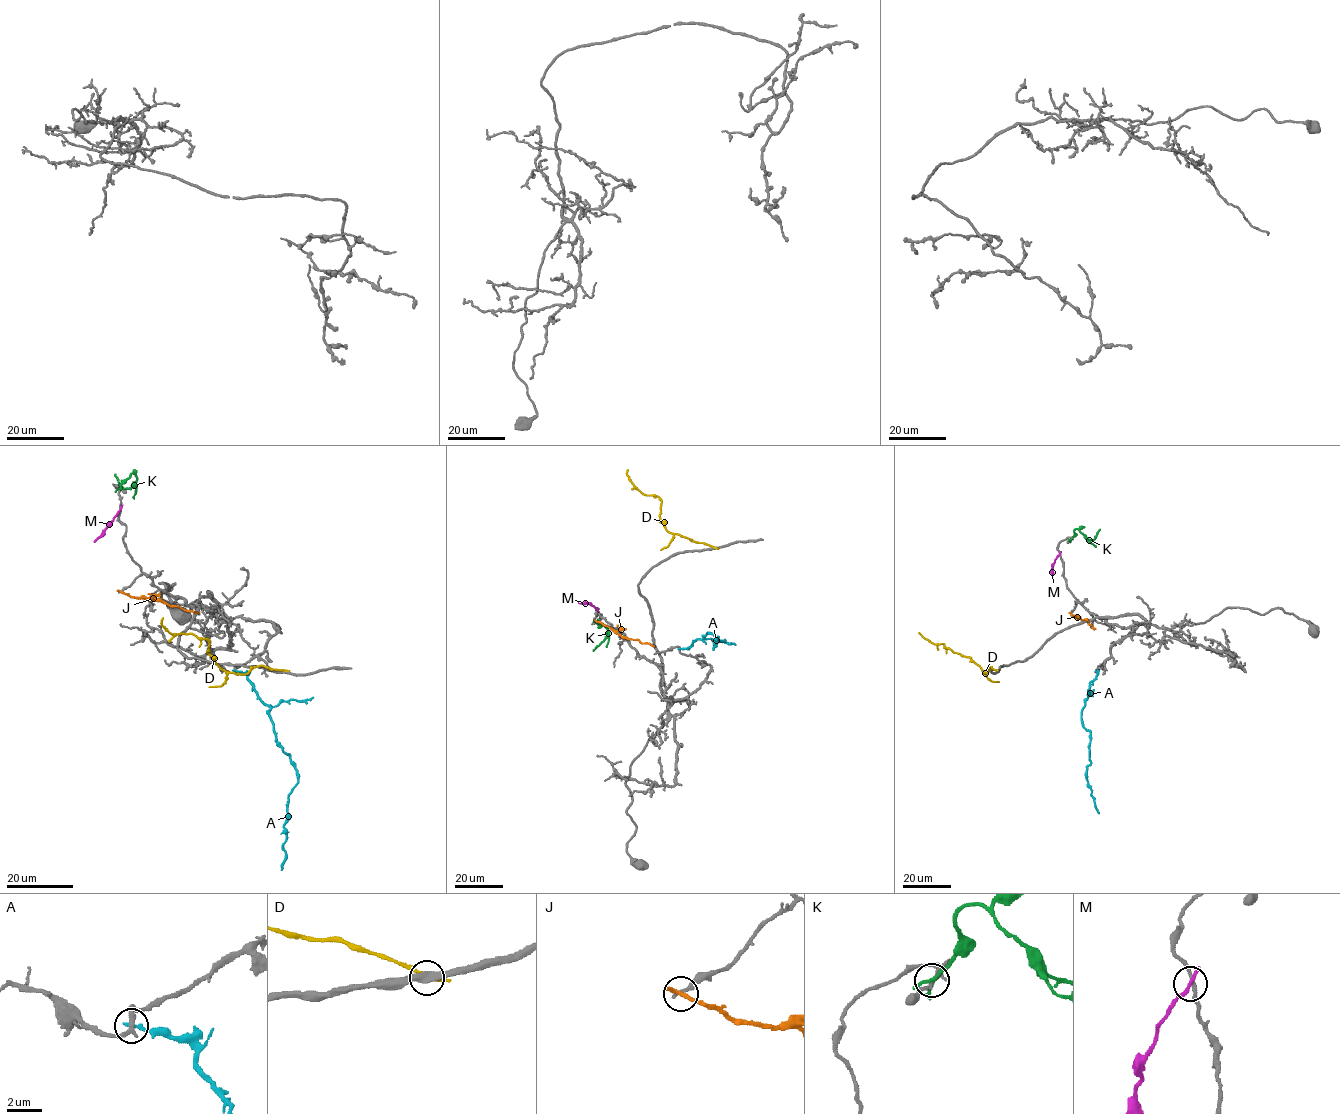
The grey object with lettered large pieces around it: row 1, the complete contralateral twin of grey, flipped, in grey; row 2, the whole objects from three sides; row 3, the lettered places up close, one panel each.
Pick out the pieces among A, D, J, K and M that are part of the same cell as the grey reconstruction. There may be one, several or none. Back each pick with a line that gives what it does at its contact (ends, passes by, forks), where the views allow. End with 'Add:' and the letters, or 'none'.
Add: none

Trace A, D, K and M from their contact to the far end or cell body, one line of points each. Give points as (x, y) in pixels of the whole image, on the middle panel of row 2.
A: (679, 649), (687, 649), (693, 641), (704, 639), (708, 632), (719, 641), (725, 640), (714, 638), (713, 649)
D: (715, 548), (666, 529), (660, 520), (660, 499), (643, 494), (629, 479), (627, 470)
K: (597, 622), (603, 625), (609, 634), (593, 650)
M: (597, 610), (591, 604), (578, 602)

